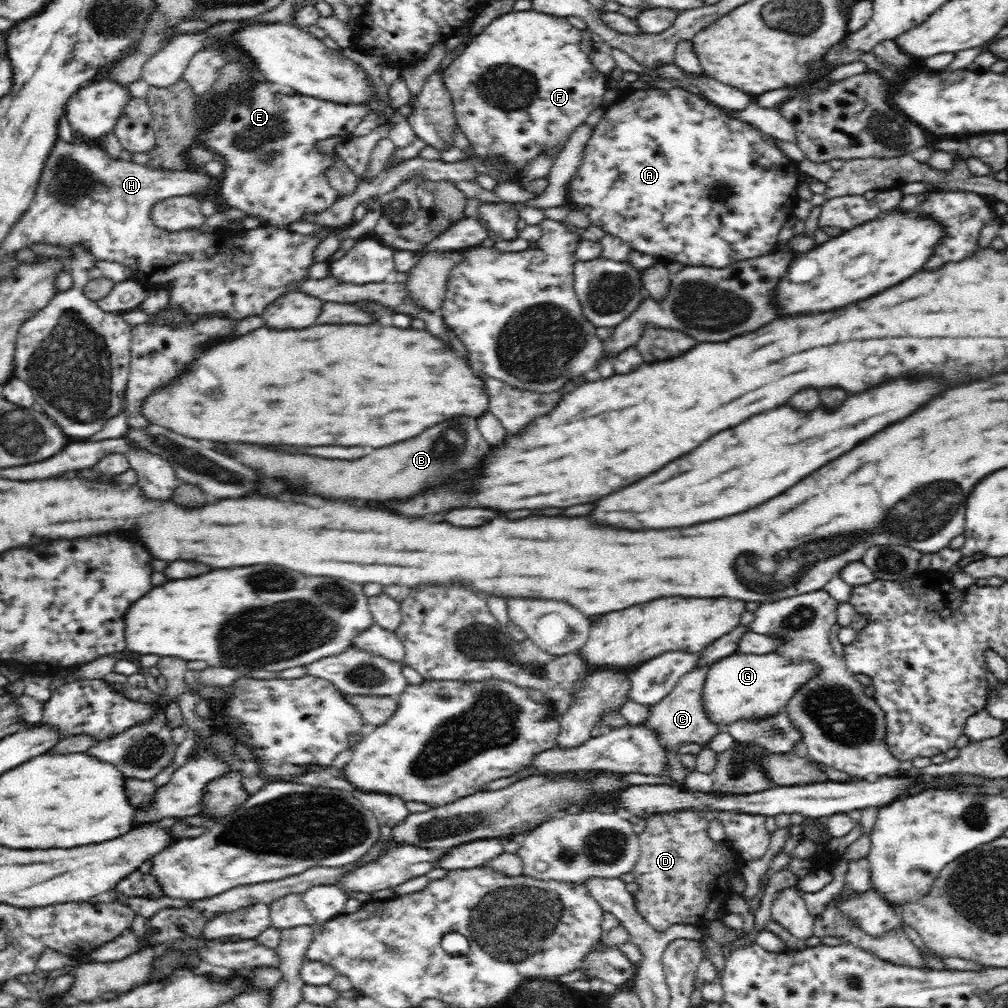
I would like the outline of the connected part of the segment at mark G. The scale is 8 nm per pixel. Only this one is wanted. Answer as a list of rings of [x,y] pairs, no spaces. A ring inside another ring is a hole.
[[[774,653],[741,654],[724,658],[709,667],[702,689],[703,709],[708,721],[722,730],[735,723],[762,721],[785,712],[791,696],[818,669],[810,663],[790,663]]]

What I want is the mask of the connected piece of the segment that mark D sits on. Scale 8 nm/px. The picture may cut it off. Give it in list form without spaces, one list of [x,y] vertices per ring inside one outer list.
[[[680,810],[676,814],[654,814],[646,819],[646,828],[637,834],[640,856],[631,871],[638,889],[633,893],[635,907],[643,919],[658,932],[675,924],[688,924],[702,929],[706,921],[720,921],[726,914],[726,900],[735,894],[732,880],[741,875],[744,860],[728,842],[710,839],[709,817],[704,811]]]

